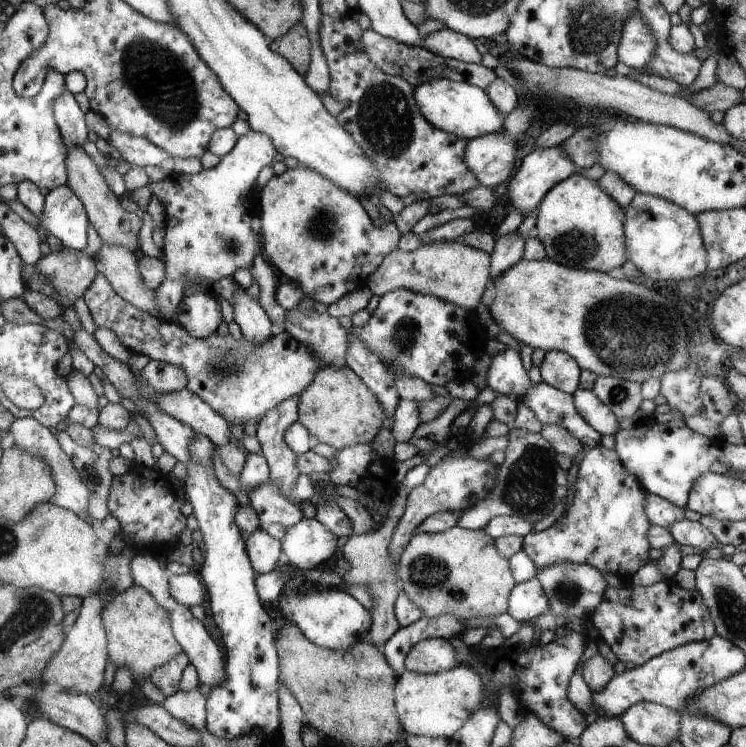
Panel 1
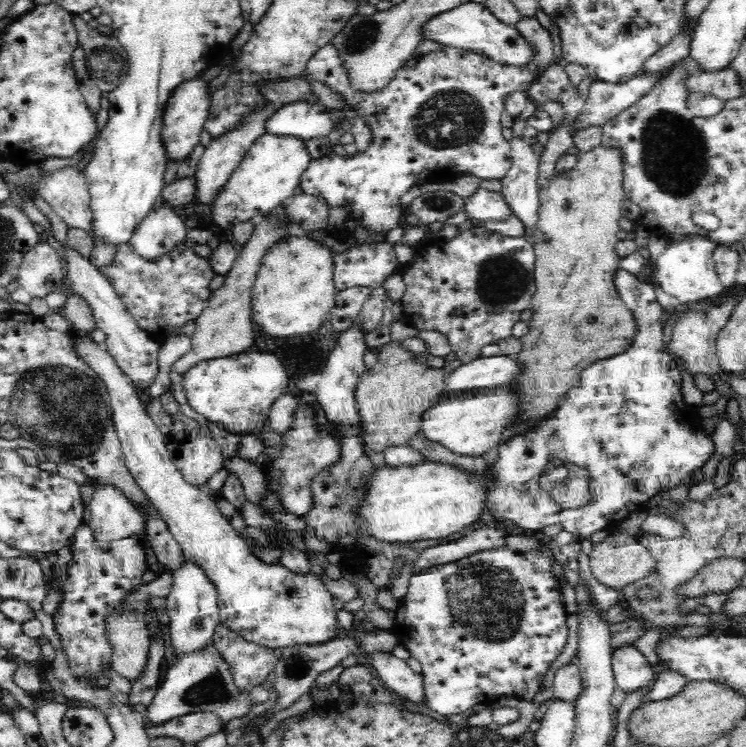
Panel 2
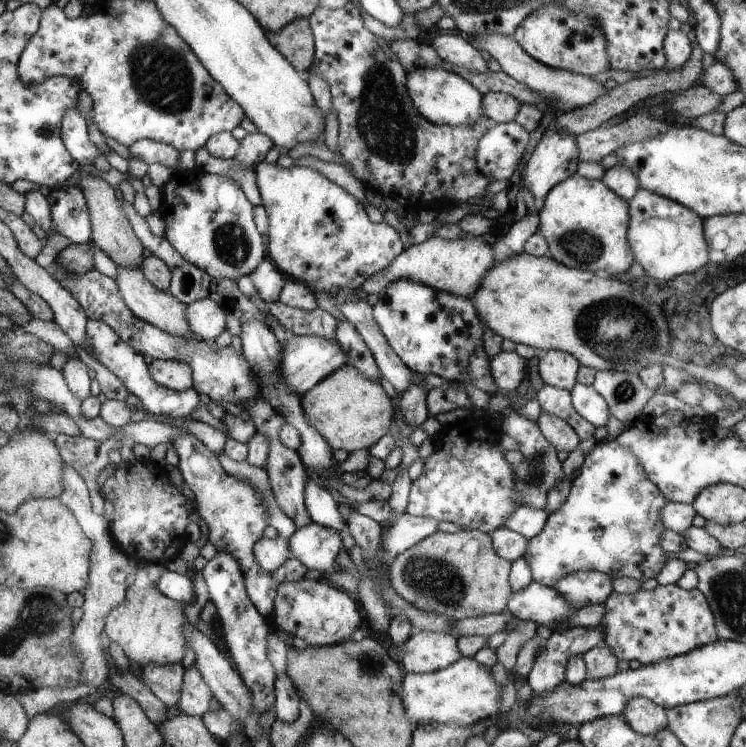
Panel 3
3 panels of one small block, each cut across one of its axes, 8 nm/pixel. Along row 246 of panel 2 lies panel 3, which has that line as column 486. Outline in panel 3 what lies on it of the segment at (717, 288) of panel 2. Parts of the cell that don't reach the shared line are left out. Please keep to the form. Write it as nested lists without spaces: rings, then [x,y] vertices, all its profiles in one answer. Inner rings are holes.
[[[464,657],[439,671],[418,674],[405,672],[402,695],[407,718],[410,719],[413,727],[420,723],[433,727],[438,725],[469,725],[482,721],[484,717],[490,717],[490,714],[498,711],[502,696],[504,696],[504,687],[496,682],[490,667],[478,663],[474,657]]]

